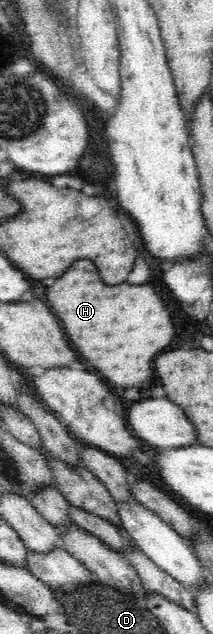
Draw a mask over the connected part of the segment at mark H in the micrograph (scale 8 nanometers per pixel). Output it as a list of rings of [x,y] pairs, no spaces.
[[[78,259],[68,267],[68,271],[46,291],[46,299],[50,301],[50,307],[54,305],[56,317],[70,339],[74,351],[90,365],[98,375],[104,377],[106,383],[112,383],[116,387],[138,387],[146,389],[154,383],[154,371],[152,363],[156,357],[164,351],[164,347],[174,337],[174,325],[172,325],[172,313],[166,305],[166,301],[156,293],[152,285],[116,285],[108,287],[102,283],[100,273],[88,259]]]

